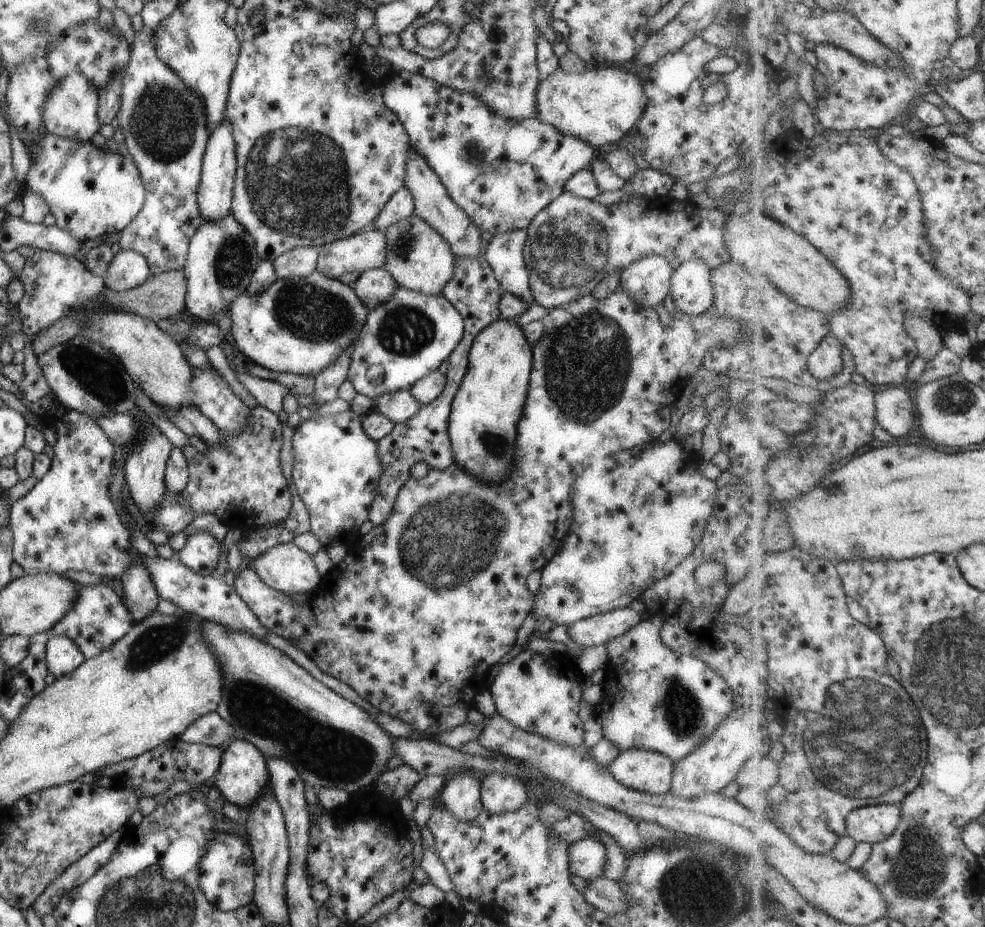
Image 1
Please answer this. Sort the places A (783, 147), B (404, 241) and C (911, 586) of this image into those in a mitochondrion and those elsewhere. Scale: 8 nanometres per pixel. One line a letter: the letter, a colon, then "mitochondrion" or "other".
A: other
B: mitochondrion
C: other

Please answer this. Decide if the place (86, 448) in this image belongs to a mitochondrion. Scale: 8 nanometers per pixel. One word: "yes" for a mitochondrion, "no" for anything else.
no

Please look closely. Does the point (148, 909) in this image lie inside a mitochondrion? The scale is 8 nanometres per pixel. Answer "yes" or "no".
yes

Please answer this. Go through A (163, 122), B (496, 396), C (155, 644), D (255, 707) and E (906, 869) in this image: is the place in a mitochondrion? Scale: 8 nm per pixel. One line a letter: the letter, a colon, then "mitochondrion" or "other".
A: mitochondrion
B: other
C: mitochondrion
D: mitochondrion
E: mitochondrion

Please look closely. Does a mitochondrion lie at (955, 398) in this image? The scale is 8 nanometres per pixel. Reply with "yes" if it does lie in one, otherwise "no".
yes

